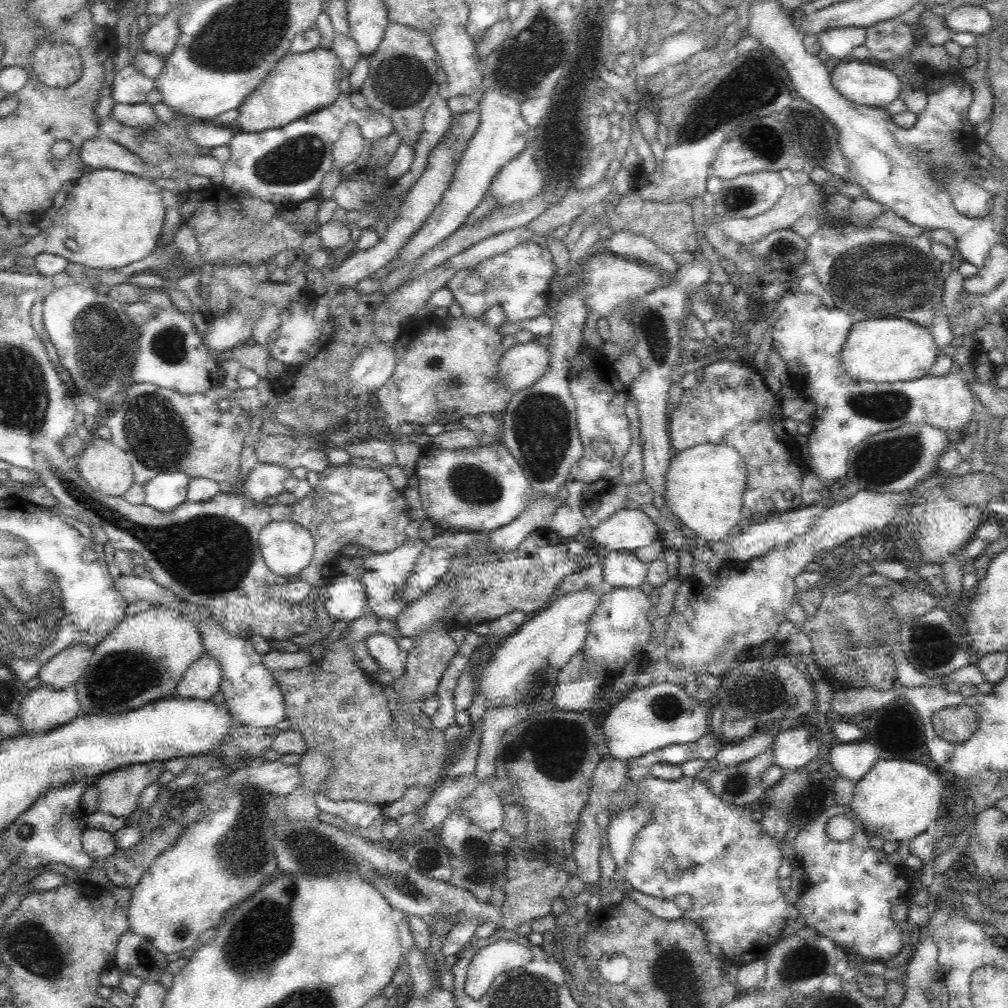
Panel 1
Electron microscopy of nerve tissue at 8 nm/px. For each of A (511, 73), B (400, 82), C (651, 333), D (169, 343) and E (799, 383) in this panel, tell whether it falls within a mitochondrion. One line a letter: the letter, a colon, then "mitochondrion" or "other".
A: mitochondrion
B: mitochondrion
C: mitochondrion
D: mitochondrion
E: other

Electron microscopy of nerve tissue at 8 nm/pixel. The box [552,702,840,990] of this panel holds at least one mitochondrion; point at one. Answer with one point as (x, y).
(802, 962)

